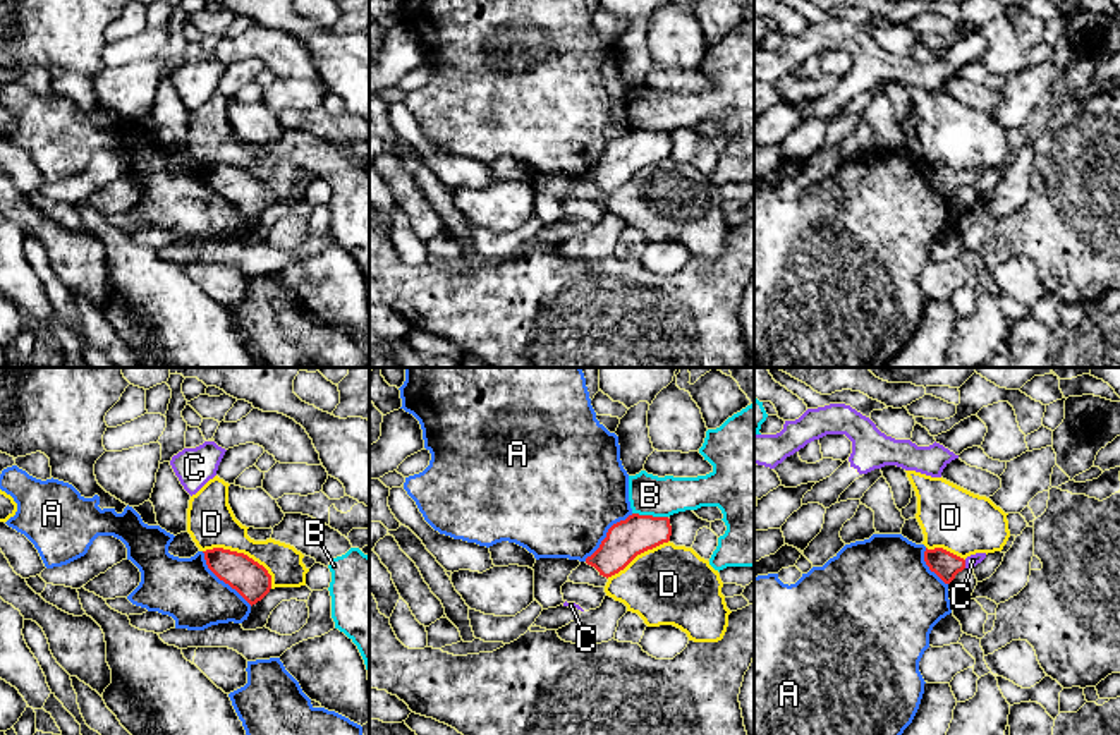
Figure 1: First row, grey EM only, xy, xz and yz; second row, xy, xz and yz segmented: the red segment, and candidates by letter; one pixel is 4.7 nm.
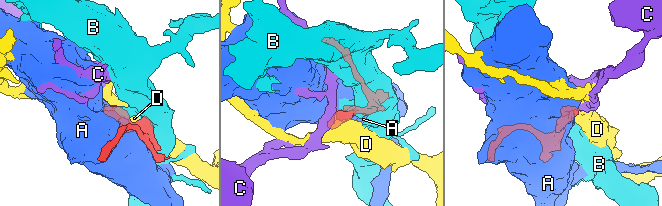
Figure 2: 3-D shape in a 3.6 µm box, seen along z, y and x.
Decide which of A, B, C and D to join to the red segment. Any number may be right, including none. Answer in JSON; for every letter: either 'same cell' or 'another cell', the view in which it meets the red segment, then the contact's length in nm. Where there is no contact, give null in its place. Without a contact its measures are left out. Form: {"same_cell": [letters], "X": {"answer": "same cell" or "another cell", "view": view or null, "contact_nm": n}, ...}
{"same_cell": ["C"], "A": {"answer": "another cell", "view": "xy", "contact_nm": 340}, "B": {"answer": "another cell", "view": "xz", "contact_nm": 170}, "C": {"answer": "same cell", "view": "yz", "contact_nm": 40}, "D": {"answer": "another cell", "view": "xy", "contact_nm": 380}}

